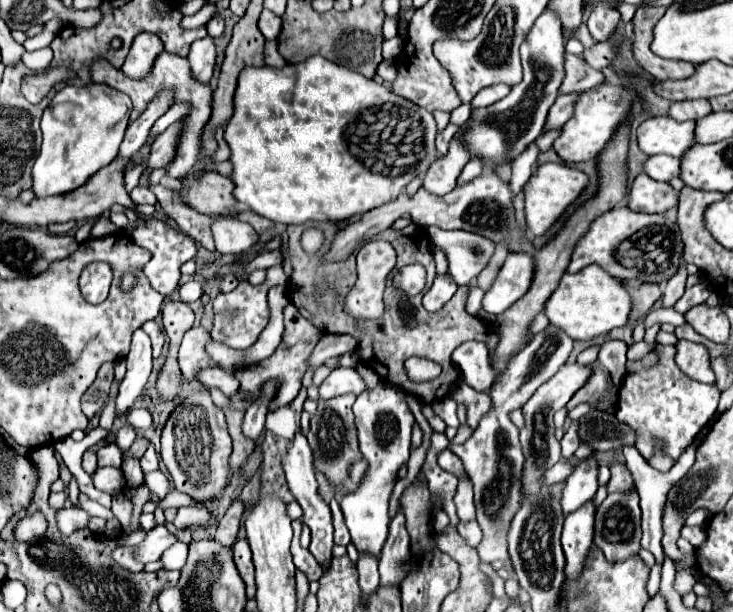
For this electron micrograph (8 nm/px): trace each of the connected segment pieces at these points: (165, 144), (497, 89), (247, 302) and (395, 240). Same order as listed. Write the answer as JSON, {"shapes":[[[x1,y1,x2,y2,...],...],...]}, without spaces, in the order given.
{"shapes":[[[181,122,171,124,163,134,157,136,157,140,151,146,149,154,149,168,165,168,169,160,173,160,173,148,177,146,177,134,181,136]],[[495,84,495,86,487,86,487,88,483,88,475,98,473,98,473,108,481,108,487,107,489,104,493,104,493,102,497,102,497,100,501,100,501,98,505,98,507,94,509,94,509,86,507,84]],[[233,266,235,274,239,276,239,286,229,292,229,294,219,294,215,298,215,326,213,326,213,340,223,342,231,348,249,348,251,344,255,344,255,340,259,338,259,334,263,332,263,328,267,326,269,320,269,306,267,306,267,292,271,286,277,284,287,284,289,278,285,276,281,266,273,266,267,270,267,278,263,284,259,286,251,286,247,280,241,280,241,272,243,268]],[[389,228,389,230,385,230,383,234,379,234,375,238,381,238,381,236,387,242,391,242,393,248,397,250,397,266,395,266,395,270,399,270,405,264,415,264,415,262,425,266,425,270,427,270,427,288,429,288,433,278,435,278,435,262,433,262,433,256,429,254,429,250,427,250,427,240,423,240,423,254,421,254,419,246,409,236,403,236,401,232,395,232,395,230]]]}

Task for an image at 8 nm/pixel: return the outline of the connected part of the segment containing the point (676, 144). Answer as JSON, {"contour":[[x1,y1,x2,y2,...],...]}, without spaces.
{"contour":[[669,116,647,118,637,128,639,148,653,154,669,154,681,158,695,144,695,122,677,122]]}

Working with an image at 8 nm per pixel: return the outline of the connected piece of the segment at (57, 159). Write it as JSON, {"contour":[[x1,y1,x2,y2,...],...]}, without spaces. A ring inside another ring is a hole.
{"contour":[[67,84,45,108,41,116,43,144,33,166,31,190,35,198,73,192,75,188,85,184,95,172,99,172,117,158,119,144,129,122,132,101,121,91,113,92,107,86,101,88,103,90,99,94,97,90,93,90,93,84,87,88]]}

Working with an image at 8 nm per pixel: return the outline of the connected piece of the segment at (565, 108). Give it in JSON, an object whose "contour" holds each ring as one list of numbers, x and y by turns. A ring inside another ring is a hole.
{"contour":[[571,92,571,94,557,96,557,100,551,106,549,116,547,116,547,130,561,128,565,124,565,120,569,120,569,116,573,116,573,108,575,108,577,96,581,96,581,92]]}

